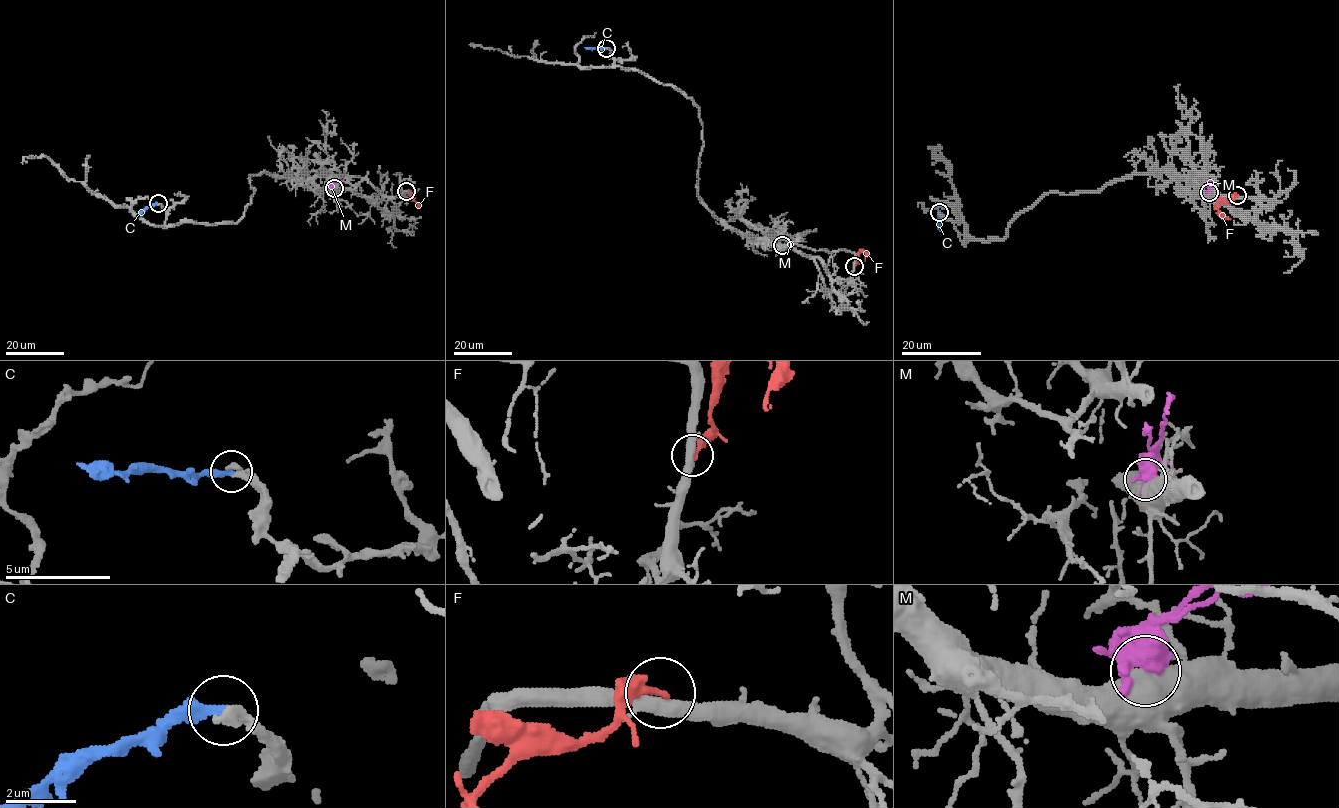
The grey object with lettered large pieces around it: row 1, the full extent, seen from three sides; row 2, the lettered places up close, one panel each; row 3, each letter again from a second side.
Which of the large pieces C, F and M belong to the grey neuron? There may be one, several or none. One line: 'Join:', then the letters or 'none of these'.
Join: C

